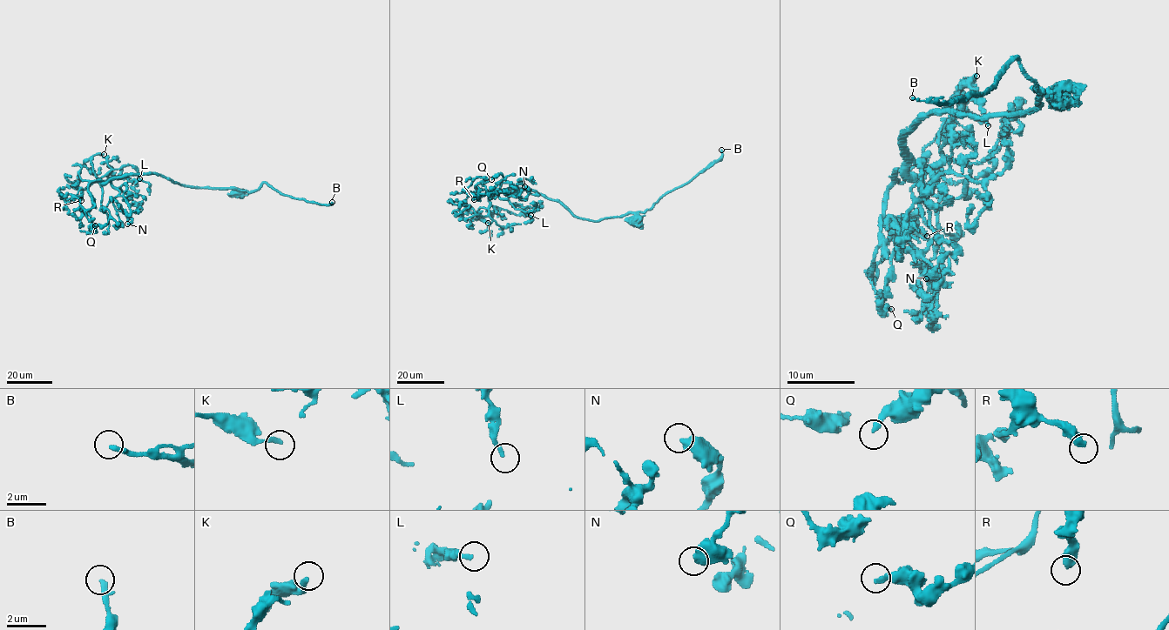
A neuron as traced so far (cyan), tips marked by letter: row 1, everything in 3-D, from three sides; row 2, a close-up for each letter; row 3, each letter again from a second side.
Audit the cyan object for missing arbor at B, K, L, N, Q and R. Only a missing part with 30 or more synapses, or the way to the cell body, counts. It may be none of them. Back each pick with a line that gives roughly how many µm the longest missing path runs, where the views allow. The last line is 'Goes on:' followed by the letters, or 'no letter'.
B: missing 30 µm
Goes on: B

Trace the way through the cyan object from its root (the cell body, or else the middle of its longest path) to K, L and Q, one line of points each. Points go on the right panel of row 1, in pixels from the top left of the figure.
K: (997, 115), (926, 116), (901, 140), (910, 177), (947, 157), (940, 130), (954, 116), (962, 85), (976, 76)
L: (997, 115), (926, 116), (901, 140), (903, 166), (916, 178), (942, 158), (948, 123), (975, 93), (988, 125)
Q: (997, 115), (934, 113), (901, 140), (935, 238), (891, 257), (880, 310), (891, 309)

